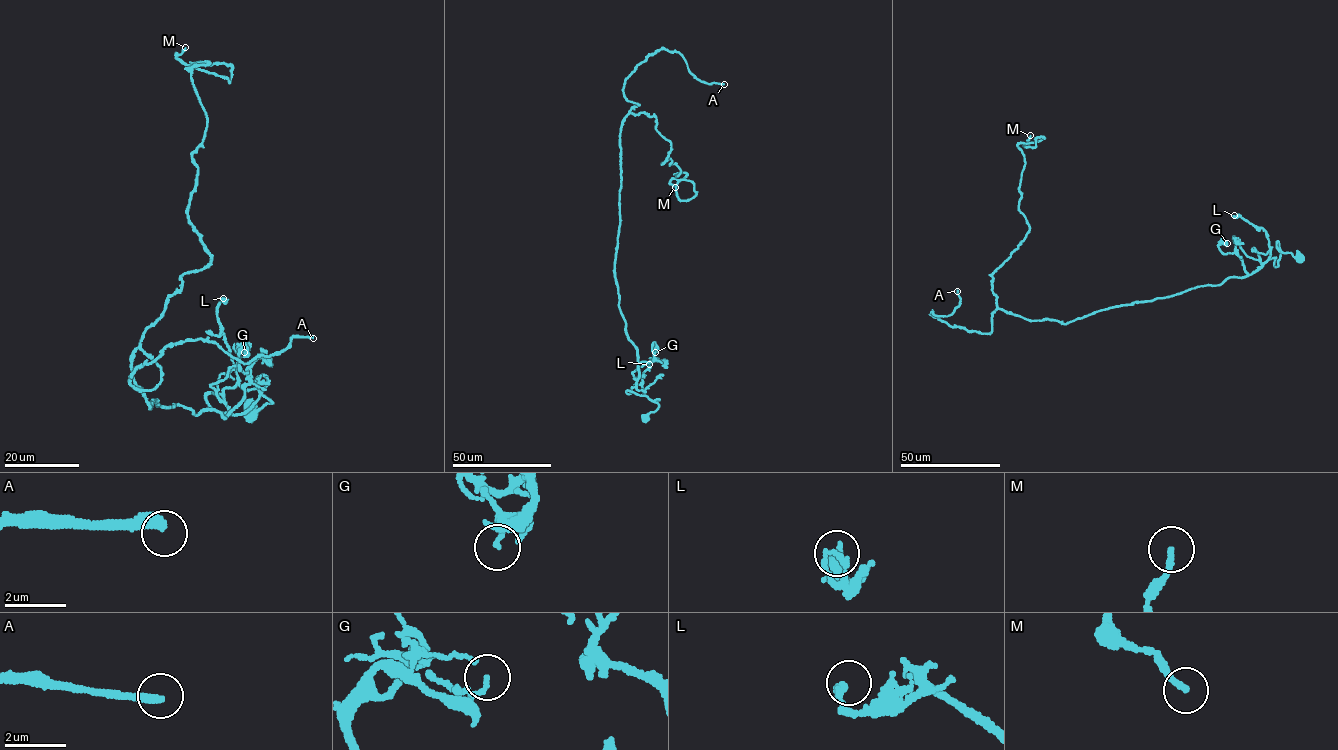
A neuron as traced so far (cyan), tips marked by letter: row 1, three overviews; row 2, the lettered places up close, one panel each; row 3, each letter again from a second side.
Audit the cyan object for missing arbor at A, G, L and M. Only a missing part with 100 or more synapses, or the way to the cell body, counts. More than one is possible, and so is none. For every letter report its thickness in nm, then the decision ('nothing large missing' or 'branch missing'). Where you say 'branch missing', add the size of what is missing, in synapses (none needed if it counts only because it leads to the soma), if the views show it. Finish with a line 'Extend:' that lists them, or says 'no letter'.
A: 320 nm | branch missing | 100 syn
G: 160 nm | nothing large missing
L: 200 nm | nothing large missing
M: 190 nm | nothing large missing
Extend: A

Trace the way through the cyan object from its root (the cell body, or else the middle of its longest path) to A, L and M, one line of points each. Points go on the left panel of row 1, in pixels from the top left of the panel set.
A: (252, 414), (272, 403), (150, 408), (134, 350), (151, 390), (130, 375), (167, 346), (245, 364), (313, 338)
L: (252, 414), (272, 403), (261, 395), (245, 412), (230, 415), (205, 397), (237, 382), (216, 309), (223, 298)
M: (252, 414), (272, 403), (150, 408), (131, 369), (211, 260), (191, 63), (232, 68), (185, 47)

